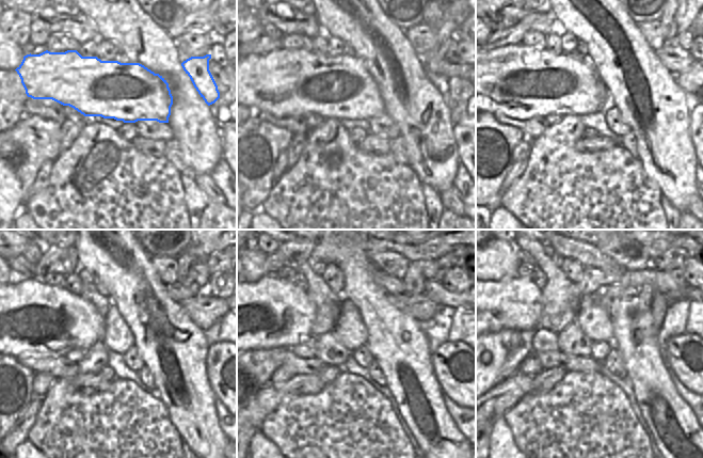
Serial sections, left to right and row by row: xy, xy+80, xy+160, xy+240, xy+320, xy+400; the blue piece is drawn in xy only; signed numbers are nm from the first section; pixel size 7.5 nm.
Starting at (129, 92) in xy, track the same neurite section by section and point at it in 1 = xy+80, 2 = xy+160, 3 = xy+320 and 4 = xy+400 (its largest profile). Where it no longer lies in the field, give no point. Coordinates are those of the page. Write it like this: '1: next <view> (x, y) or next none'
1: next xy+80 (282, 82)
2: next xy+160 (518, 81)
3: next xy+320 (269, 314)
4: next xy+400 (515, 303)

